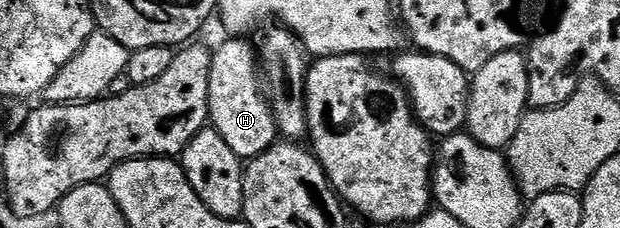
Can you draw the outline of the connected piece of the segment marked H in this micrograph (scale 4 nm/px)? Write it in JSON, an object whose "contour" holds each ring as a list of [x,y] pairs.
{"contour":[[[244,37],[230,38],[221,48],[213,50],[209,81],[209,122],[212,129],[227,140],[231,152],[242,160],[267,152],[279,138],[277,121],[273,118],[259,73],[259,54],[251,42]]]}

